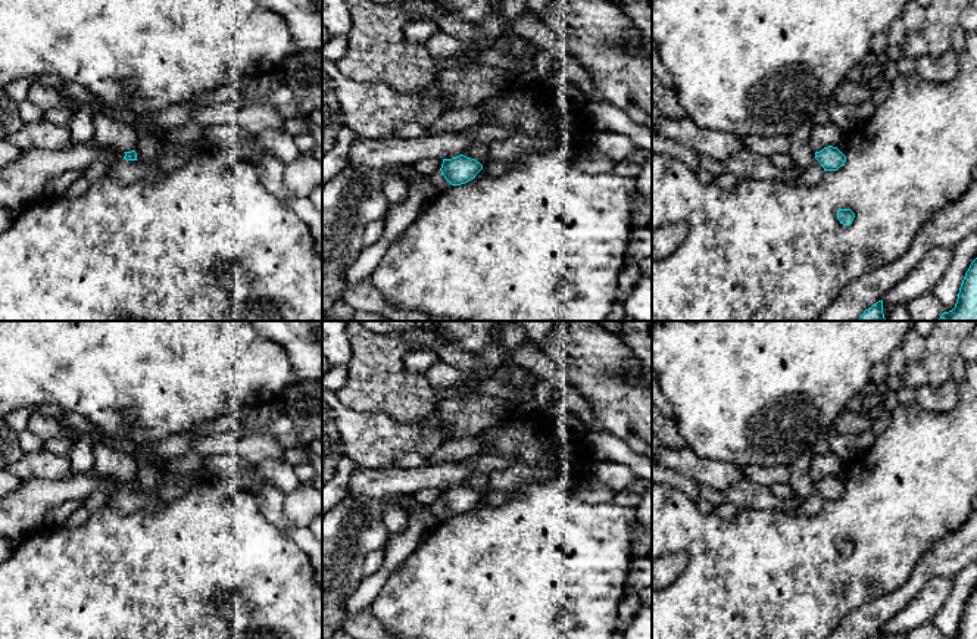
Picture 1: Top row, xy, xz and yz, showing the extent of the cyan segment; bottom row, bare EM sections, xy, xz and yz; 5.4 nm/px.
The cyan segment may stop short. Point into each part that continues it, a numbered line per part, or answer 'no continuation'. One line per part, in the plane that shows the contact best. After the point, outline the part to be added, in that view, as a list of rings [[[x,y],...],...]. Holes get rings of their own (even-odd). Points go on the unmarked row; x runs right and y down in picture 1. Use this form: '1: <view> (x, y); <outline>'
no continuation

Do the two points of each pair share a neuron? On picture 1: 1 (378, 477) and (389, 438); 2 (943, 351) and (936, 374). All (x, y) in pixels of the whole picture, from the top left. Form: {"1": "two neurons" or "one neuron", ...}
{"1": "two neurons", "2": "one neuron"}

